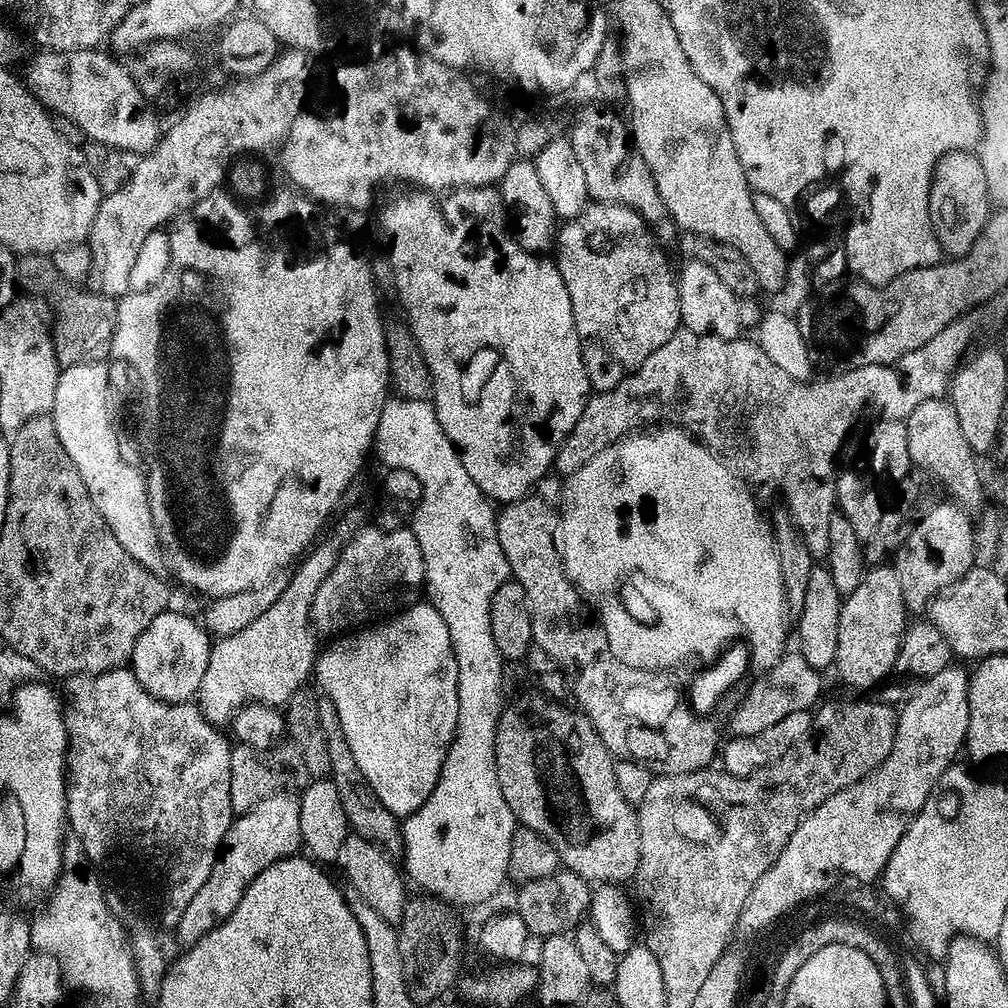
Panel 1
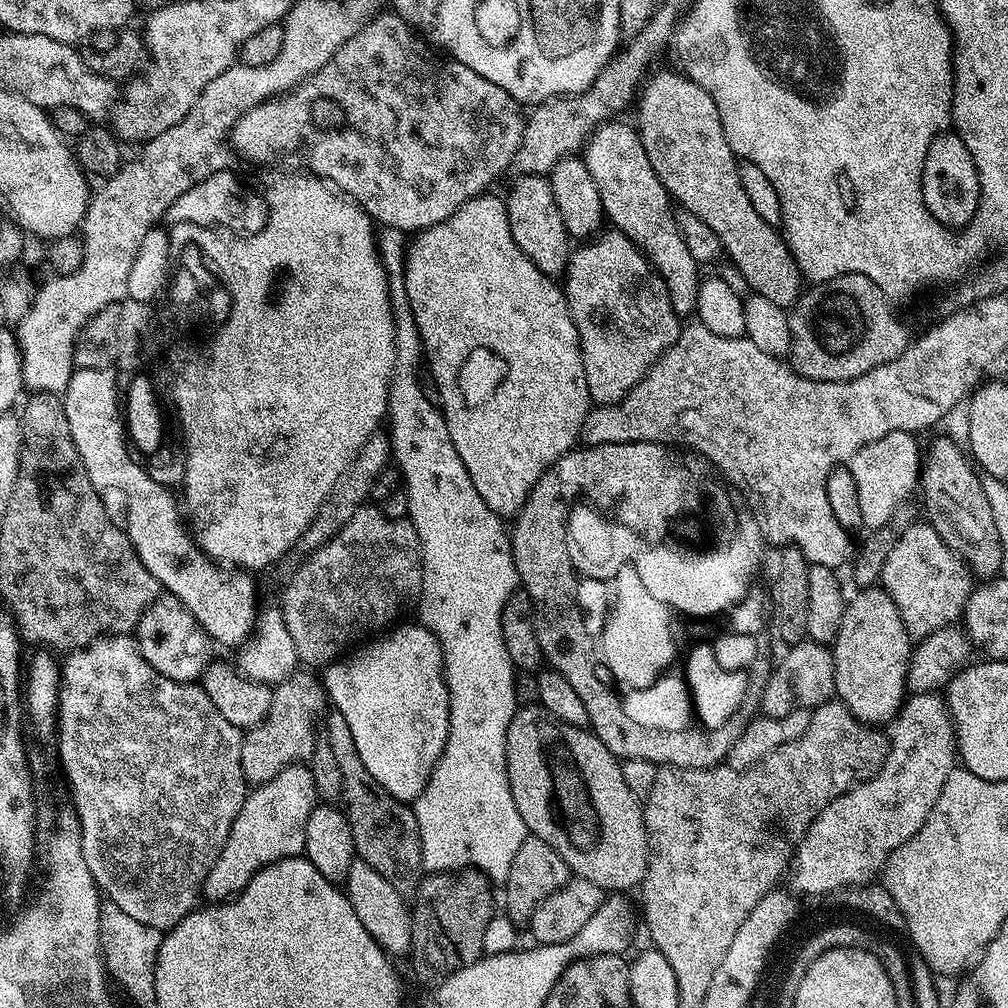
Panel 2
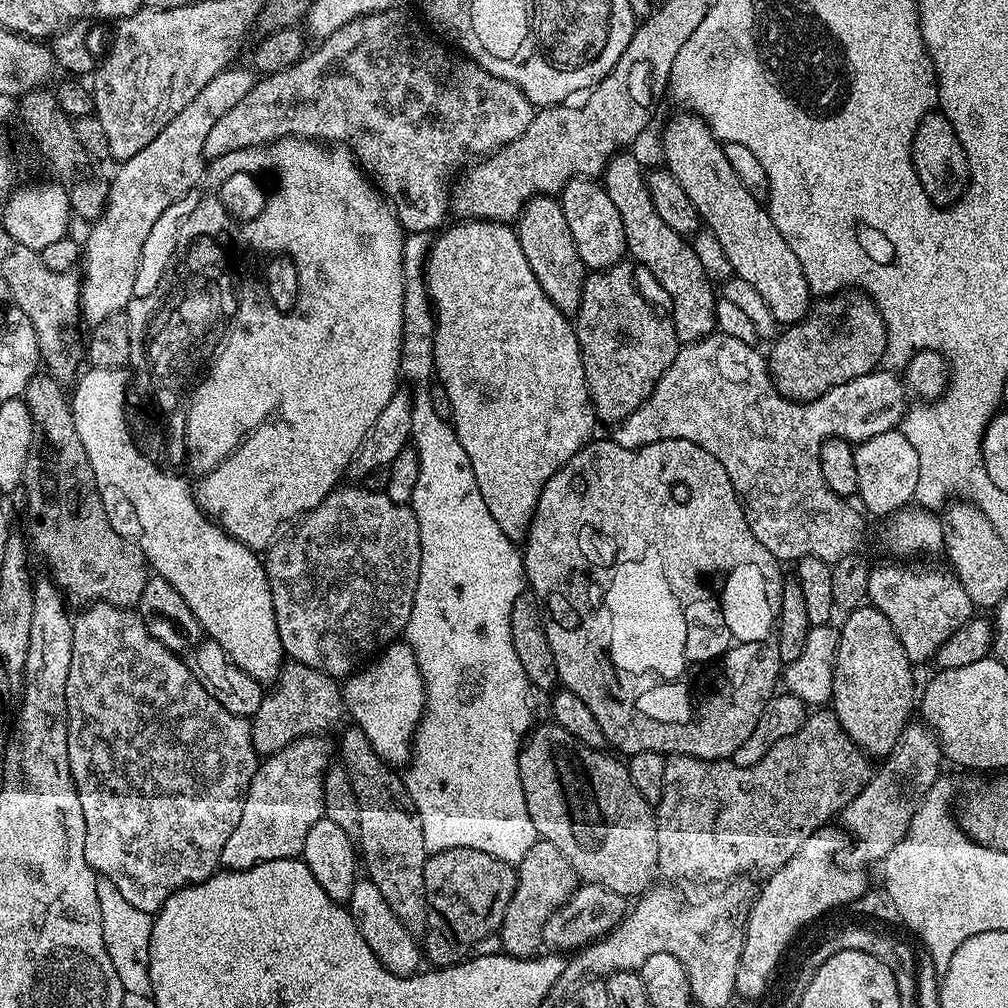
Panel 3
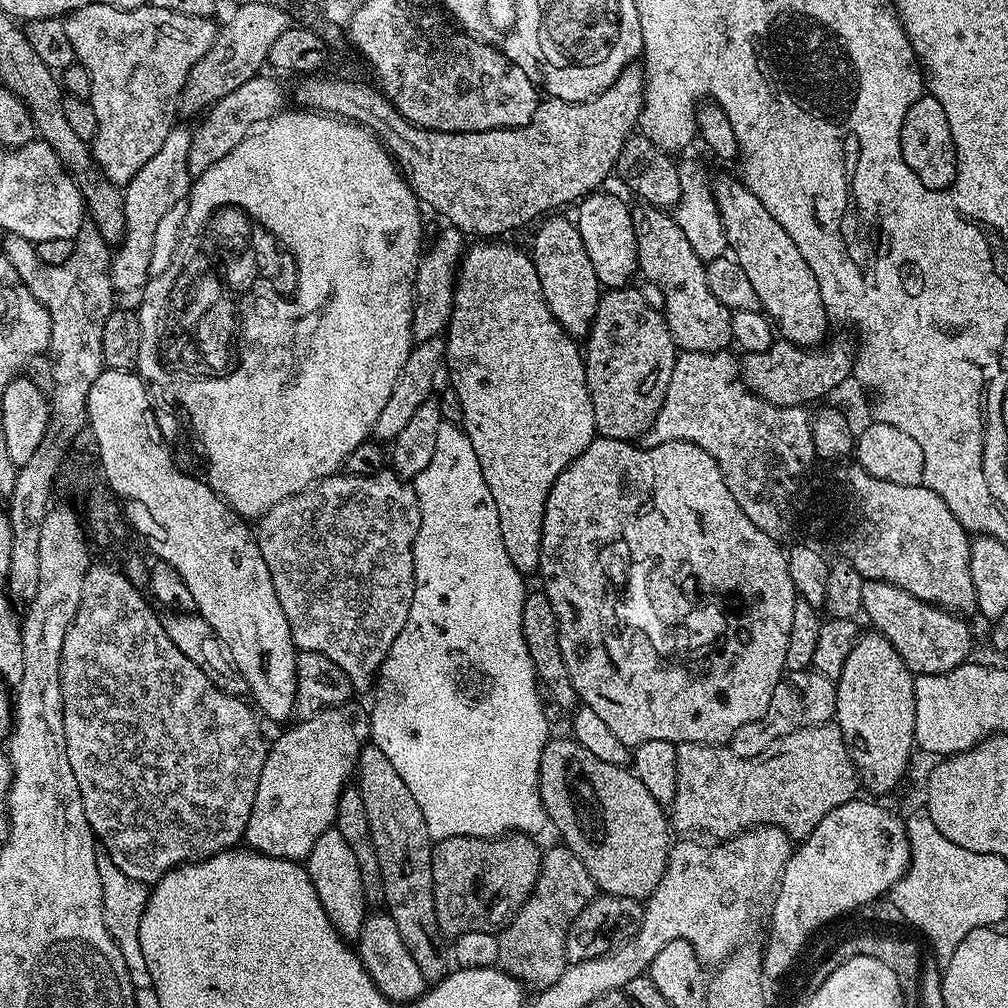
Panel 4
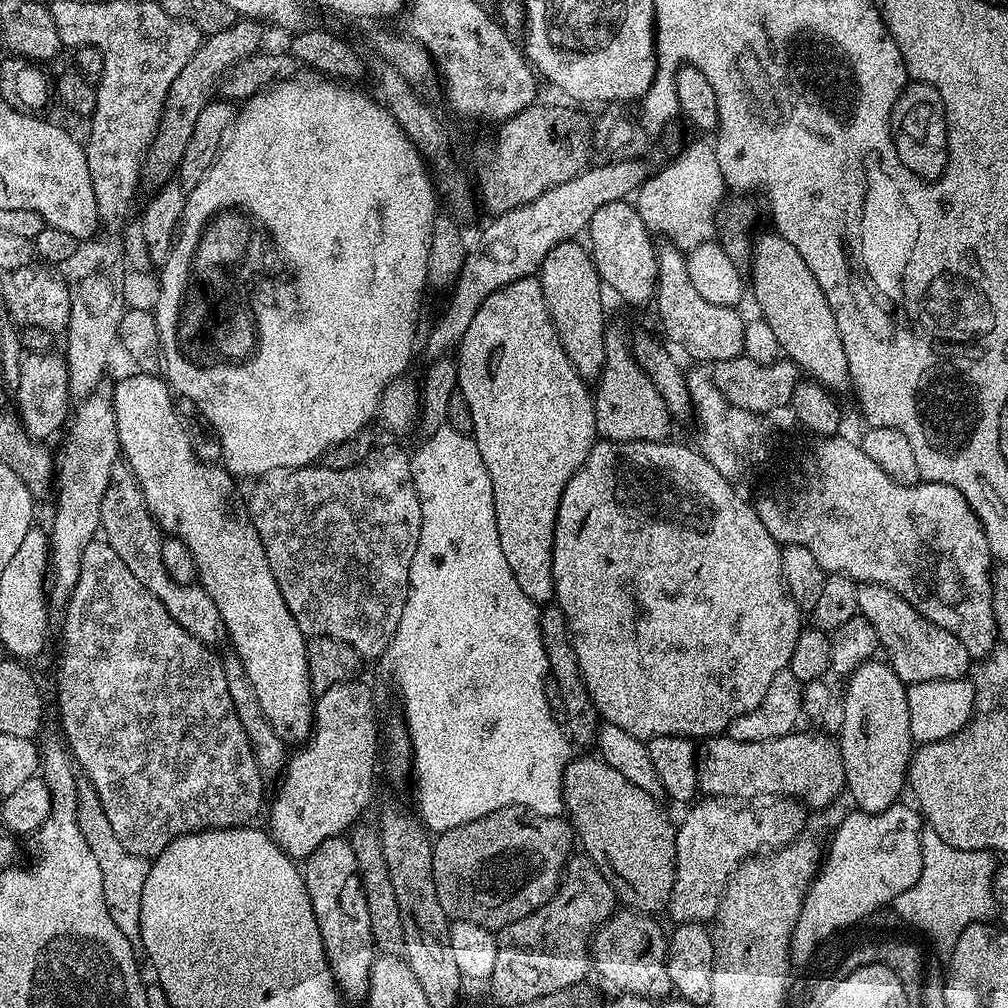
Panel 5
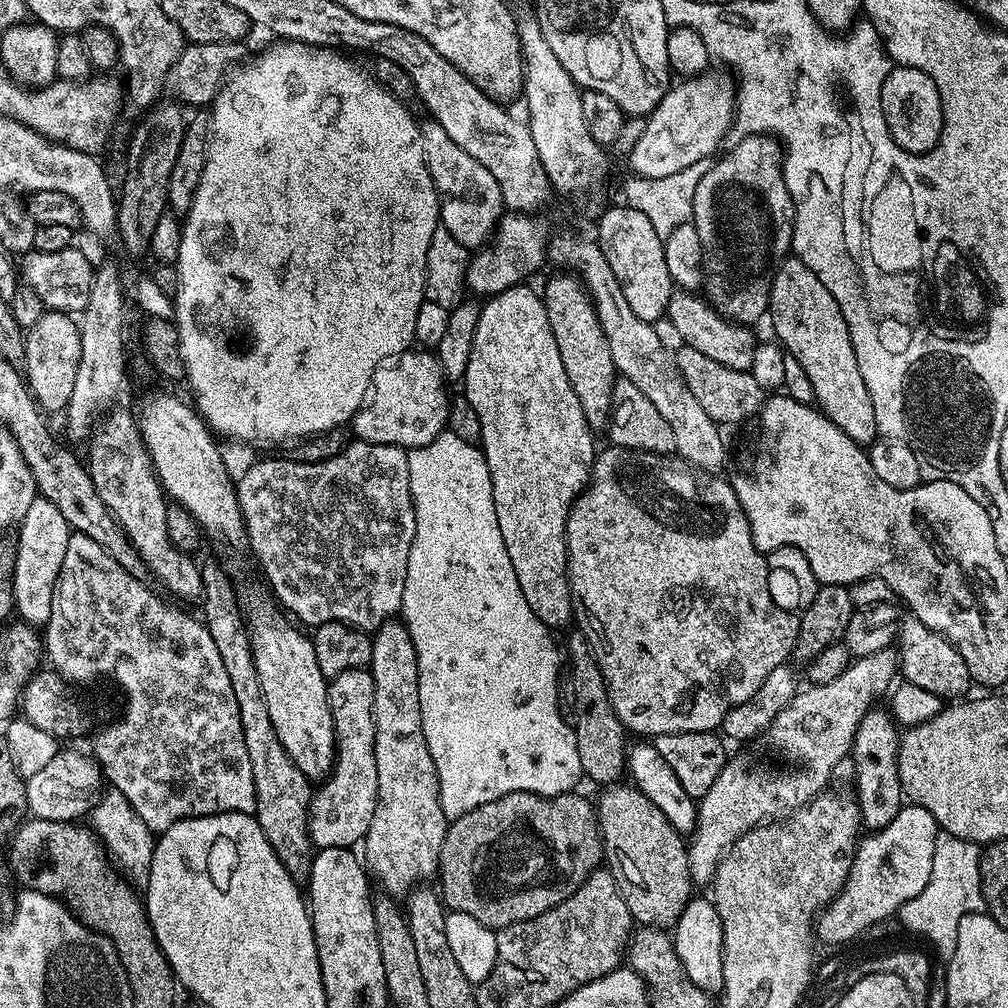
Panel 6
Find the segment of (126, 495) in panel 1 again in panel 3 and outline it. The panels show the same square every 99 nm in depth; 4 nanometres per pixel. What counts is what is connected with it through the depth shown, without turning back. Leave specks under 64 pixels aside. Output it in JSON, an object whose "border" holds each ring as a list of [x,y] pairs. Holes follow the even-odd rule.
{"border":[[[89,367],[79,373],[74,384],[76,389],[70,392],[74,426],[78,426],[78,438],[82,438],[82,446],[86,446],[86,458],[90,458],[104,507],[109,510],[120,507],[124,511],[119,520],[123,531],[138,541],[151,571],[166,578],[170,586],[182,594],[186,606],[190,606],[194,618],[198,618],[201,629],[210,639],[218,642],[218,646],[222,646],[222,650],[226,650],[229,658],[246,670],[250,678],[259,684],[271,686],[280,677],[286,657],[282,638],[278,634],[278,622],[274,618],[274,602],[263,559],[204,515],[200,503],[196,501],[193,485],[185,477],[184,481],[182,477],[175,476],[175,471],[164,471],[155,462],[148,464],[144,460],[147,455],[145,449],[129,443],[121,415],[121,393],[130,387],[128,372],[127,367],[110,370]]]}

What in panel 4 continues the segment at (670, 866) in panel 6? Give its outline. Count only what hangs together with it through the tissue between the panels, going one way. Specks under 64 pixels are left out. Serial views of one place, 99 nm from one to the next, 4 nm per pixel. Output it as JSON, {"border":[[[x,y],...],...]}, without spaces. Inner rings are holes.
{"border":[[[574,738],[568,740],[549,739],[542,751],[540,751],[540,797],[542,798],[542,806],[546,810],[551,827],[560,831],[563,847],[568,848],[574,854],[578,854],[578,858],[582,862],[582,866],[586,866],[586,870],[590,874],[590,878],[594,878],[597,889],[601,893],[609,896],[621,896],[622,898],[630,898],[631,900],[647,901],[650,894],[654,894],[654,890],[658,886],[658,882],[662,882],[662,874],[668,865],[668,854],[670,851],[670,839],[668,840],[668,832],[670,833],[670,820],[666,815],[665,805],[659,804],[650,790],[646,790],[646,786],[642,786],[642,782],[638,782],[636,773],[627,767],[611,764],[610,762],[602,762],[602,758],[594,758],[594,754],[590,754],[590,750],[586,750],[586,746],[582,746]]]}

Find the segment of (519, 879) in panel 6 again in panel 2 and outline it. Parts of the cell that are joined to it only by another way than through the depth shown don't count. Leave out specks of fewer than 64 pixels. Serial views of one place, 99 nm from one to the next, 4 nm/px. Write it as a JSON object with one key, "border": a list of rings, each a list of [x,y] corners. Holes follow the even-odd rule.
{"border":[[[457,870],[454,872],[433,872],[425,875],[420,882],[420,889],[416,891],[414,903],[411,905],[410,911],[412,914],[412,950],[410,953],[410,961],[412,960],[412,968],[416,971],[416,976],[420,980],[432,980],[431,982],[439,982],[451,972],[457,972],[460,968],[465,968],[468,964],[474,963],[484,955],[484,947],[482,946],[482,937],[486,931],[486,922],[490,922],[490,918],[494,915],[492,908],[492,891],[493,885],[490,883],[487,876],[483,872],[475,870]]]}

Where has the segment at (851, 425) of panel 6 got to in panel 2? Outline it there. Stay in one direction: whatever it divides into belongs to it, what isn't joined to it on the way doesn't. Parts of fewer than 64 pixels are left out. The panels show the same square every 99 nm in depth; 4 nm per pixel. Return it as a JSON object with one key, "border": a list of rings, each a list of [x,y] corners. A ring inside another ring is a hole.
{"border":[[[653,71],[643,81],[638,92],[638,108],[640,104],[638,131],[642,146],[646,150],[646,158],[650,158],[650,166],[654,166],[669,197],[681,209],[696,214],[702,222],[710,226],[721,240],[727,259],[741,272],[748,283],[748,288],[755,295],[770,298],[774,306],[791,309],[802,295],[800,268],[796,265],[783,235],[773,225],[762,222],[762,218],[758,218],[758,213],[754,211],[750,198],[746,198],[746,190],[742,190],[740,181],[738,157],[730,150],[730,142],[726,142],[722,118],[718,118],[718,106],[714,106],[714,98],[710,98],[710,94],[702,90],[702,86],[698,86],[689,76],[679,71],[655,72]]]}

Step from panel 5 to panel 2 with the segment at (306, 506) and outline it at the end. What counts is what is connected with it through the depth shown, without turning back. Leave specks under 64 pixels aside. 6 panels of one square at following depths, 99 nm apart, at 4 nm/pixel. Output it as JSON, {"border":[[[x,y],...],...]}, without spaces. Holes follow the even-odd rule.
{"border":[[[365,506],[346,522],[346,526],[342,526],[342,530],[338,530],[338,534],[334,534],[334,538],[330,538],[330,542],[303,557],[289,576],[292,577],[284,584],[278,607],[284,616],[286,630],[290,630],[290,638],[294,638],[299,663],[320,670],[341,659],[361,642],[391,629],[403,612],[417,607],[424,577],[420,539],[411,520],[391,520],[379,507]]]}

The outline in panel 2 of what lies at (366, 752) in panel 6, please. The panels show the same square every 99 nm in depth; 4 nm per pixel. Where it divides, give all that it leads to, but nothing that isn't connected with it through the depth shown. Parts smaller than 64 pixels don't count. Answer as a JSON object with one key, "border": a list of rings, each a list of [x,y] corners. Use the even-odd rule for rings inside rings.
{"border":[[[304,762],[286,766],[265,784],[255,785],[245,796],[242,810],[238,810],[238,818],[234,818],[234,826],[230,826],[230,834],[206,878],[203,899],[227,901],[250,883],[255,872],[279,860],[301,855],[306,842],[306,822],[317,803],[312,771]]]}

